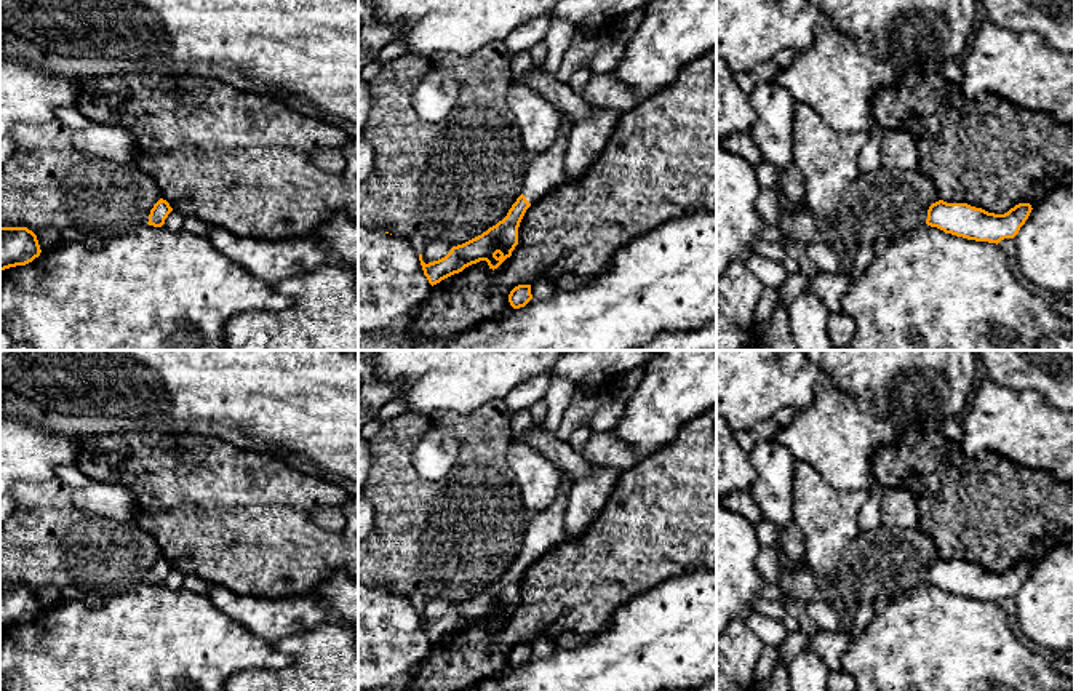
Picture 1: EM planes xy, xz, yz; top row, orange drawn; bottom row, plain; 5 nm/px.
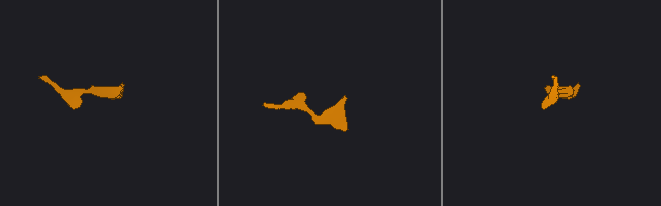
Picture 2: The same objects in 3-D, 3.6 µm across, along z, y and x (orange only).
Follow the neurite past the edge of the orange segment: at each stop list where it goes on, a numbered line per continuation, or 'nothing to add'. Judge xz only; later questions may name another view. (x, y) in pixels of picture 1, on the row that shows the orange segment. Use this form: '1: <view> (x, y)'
1: xz (546, 170)

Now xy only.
nothing to add

